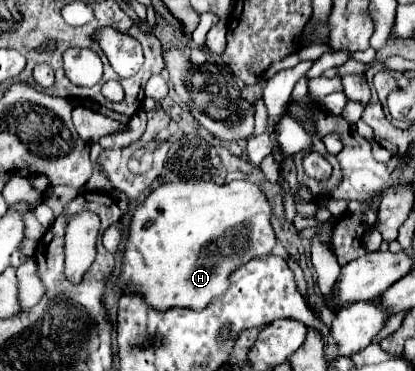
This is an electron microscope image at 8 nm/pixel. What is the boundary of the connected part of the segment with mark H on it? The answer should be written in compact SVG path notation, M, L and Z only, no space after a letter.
M237 179L217 185L213 181L185 181L185 183L165 183L159 185L143 205L137 207L129 237L125 243L123 253L123 269L119 289L125 291L139 291L145 301L155 309L169 309L169 307L191 307L201 309L213 297L221 295L229 283L227 277L239 265L247 263L253 257L269 255L275 247L275 231L271 225L273 215L273 201L265 191L261 191L255 183Z

